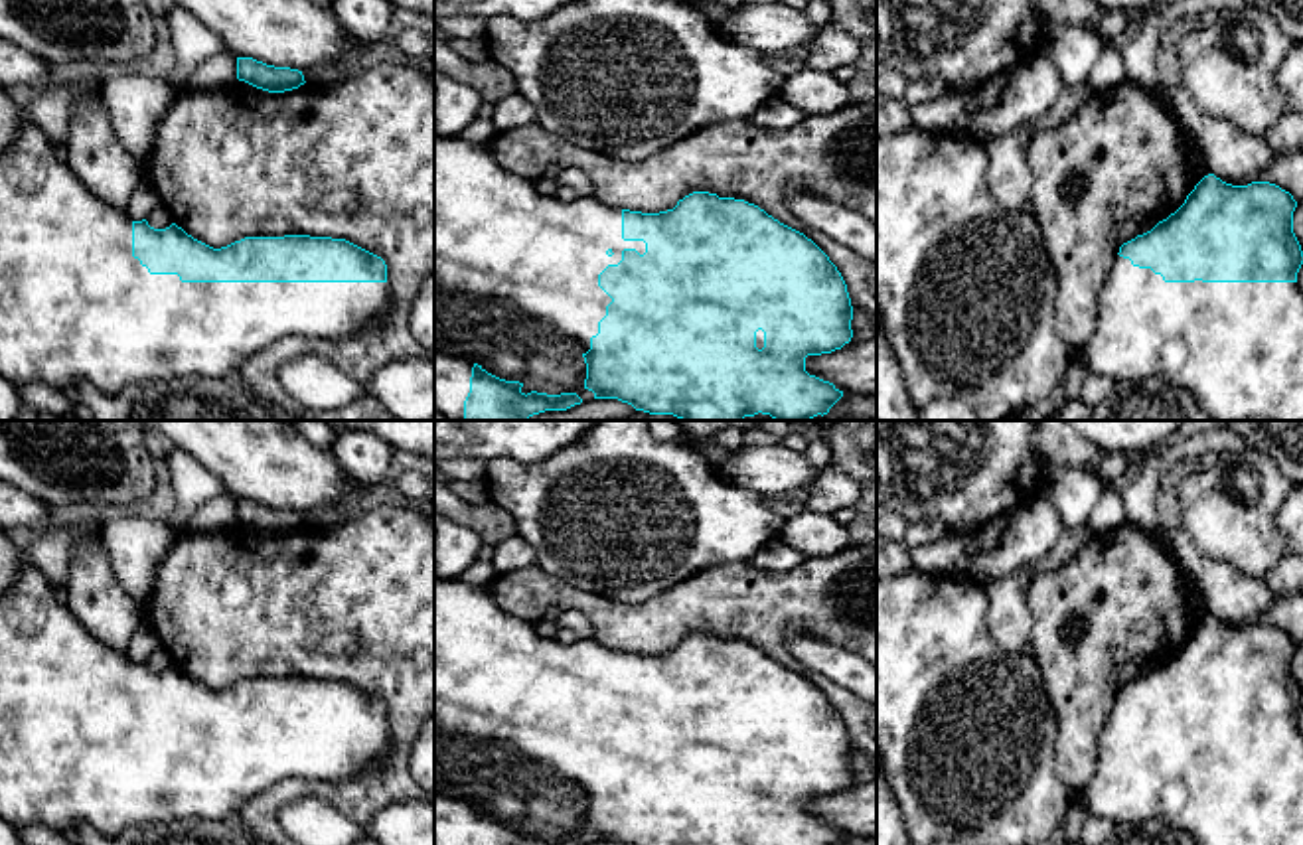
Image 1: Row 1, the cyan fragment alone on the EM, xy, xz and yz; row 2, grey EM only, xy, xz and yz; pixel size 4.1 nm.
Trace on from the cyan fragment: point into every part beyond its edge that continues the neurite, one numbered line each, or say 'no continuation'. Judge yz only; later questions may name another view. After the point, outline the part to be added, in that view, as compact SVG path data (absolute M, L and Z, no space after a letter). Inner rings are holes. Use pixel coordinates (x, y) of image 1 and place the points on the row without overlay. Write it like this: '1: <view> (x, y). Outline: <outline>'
1: yz (1226, 784). Outline: M1115 697L1082 800L1088 817L1133 825L1161 821L1188 831L1198 845L1303 845L1303 734L1297 725L1165 725Z

